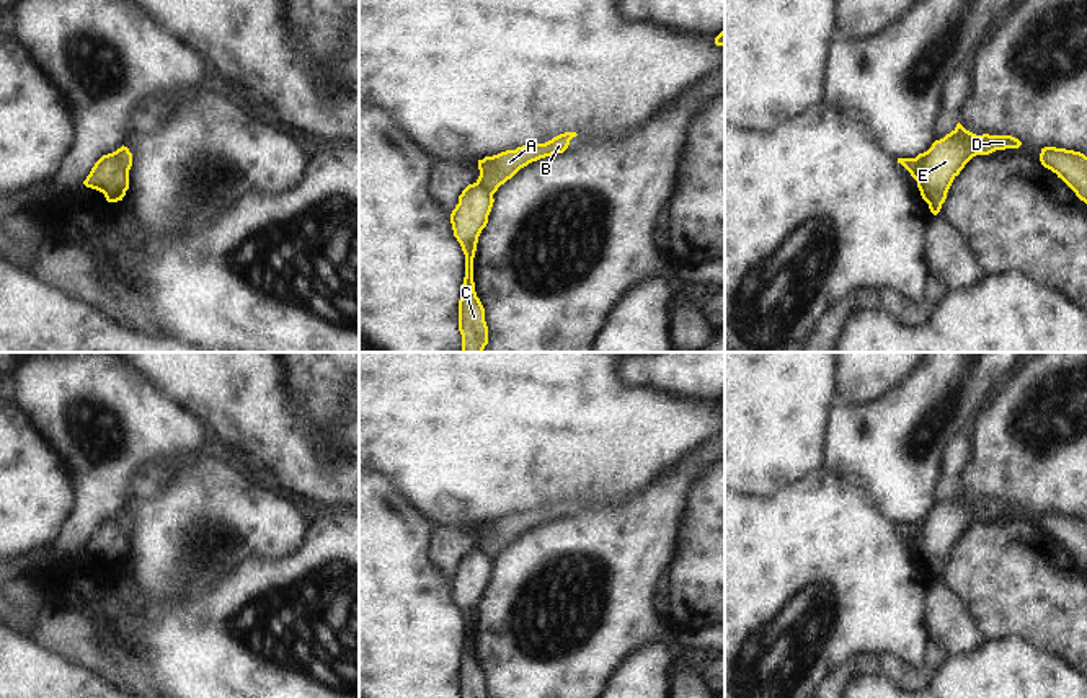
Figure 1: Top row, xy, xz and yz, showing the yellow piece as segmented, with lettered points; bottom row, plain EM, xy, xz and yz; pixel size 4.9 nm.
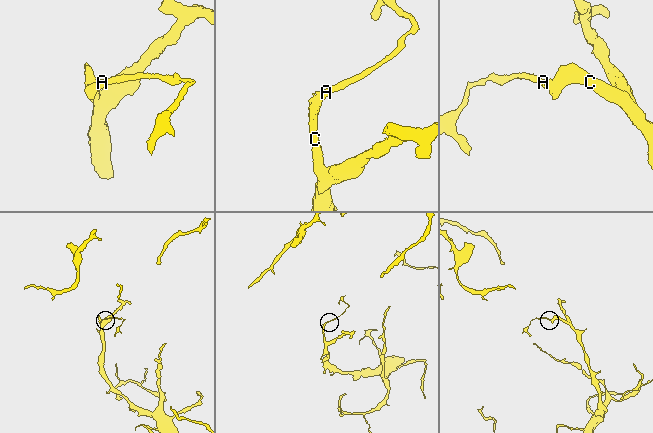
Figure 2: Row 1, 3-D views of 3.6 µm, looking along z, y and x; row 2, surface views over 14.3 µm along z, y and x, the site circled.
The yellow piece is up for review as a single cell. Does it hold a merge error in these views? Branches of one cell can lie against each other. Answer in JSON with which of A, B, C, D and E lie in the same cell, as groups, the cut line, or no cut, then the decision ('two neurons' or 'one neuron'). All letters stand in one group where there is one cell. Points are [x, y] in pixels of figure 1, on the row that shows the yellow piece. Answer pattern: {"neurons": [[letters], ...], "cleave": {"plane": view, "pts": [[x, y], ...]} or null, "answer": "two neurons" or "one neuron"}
{"neurons": [["A", "B"], ["C", "D", "E"]], "cleave": {"plane": "yz", "pts": [[926, 152], [926, 160], [914, 178]]}, "answer": "two neurons"}

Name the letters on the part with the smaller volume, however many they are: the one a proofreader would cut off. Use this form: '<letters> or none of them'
A, B

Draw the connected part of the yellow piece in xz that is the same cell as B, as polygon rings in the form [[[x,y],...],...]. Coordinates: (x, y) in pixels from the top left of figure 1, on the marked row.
[[[565,132],[545,144],[530,144],[478,160],[480,176],[477,184],[488,194],[495,194],[501,184],[511,179],[521,168],[545,157],[563,153],[576,132]]]

